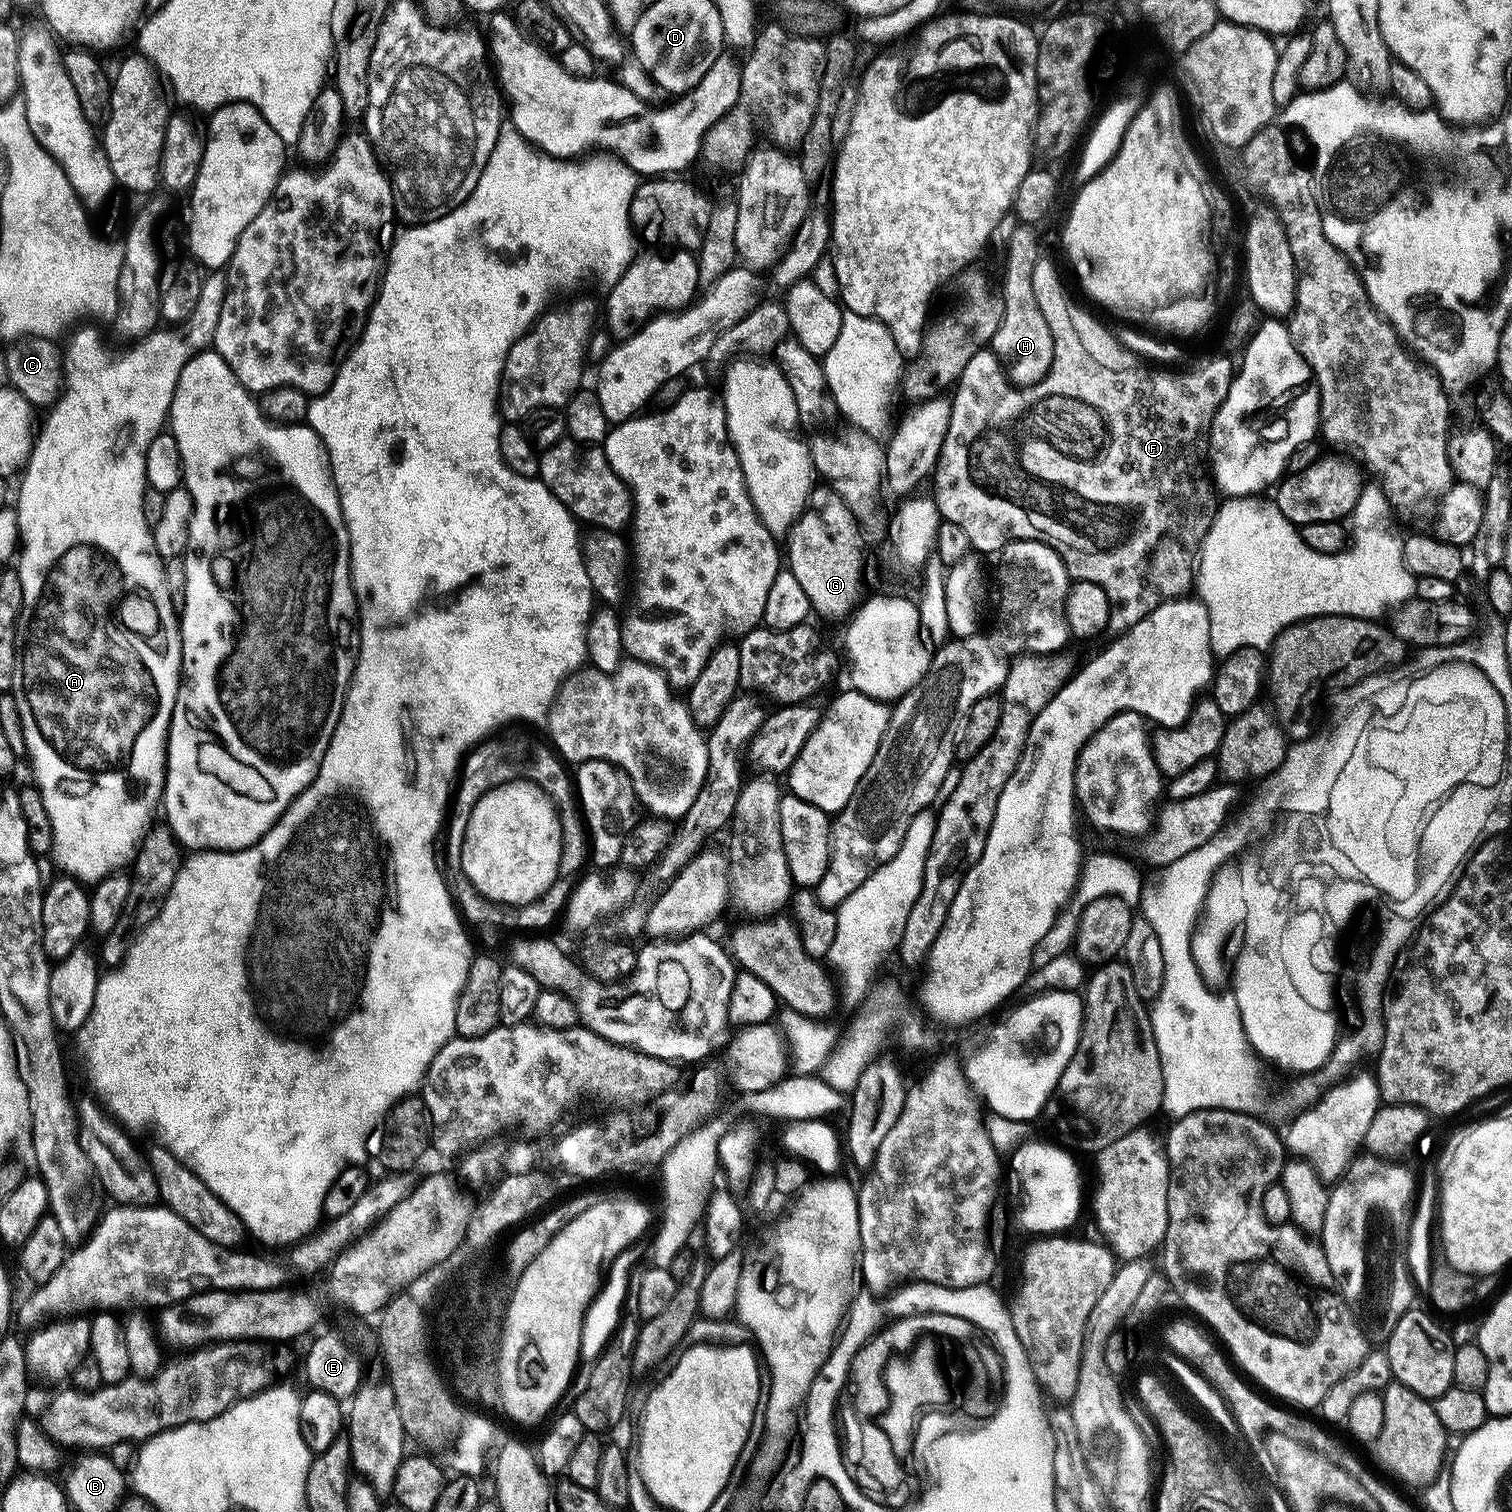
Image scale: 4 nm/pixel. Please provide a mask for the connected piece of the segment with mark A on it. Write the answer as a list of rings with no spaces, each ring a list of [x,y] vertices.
[[[77,327],[71,333],[72,337],[68,340],[68,345],[62,348],[62,371],[63,388],[51,407],[47,409],[48,417],[44,420],[44,425],[39,425],[38,431],[34,436],[32,445],[32,453],[28,455],[28,462],[22,469],[20,480],[20,493],[16,496],[14,509],[17,512],[17,526],[20,528],[18,559],[20,565],[18,571],[20,581],[22,582],[22,598],[24,599],[24,615],[20,622],[20,630],[18,633],[18,670],[16,671],[16,687],[14,695],[16,697],[16,705],[18,706],[18,714],[22,718],[22,734],[24,735],[24,747],[26,749],[27,759],[32,759],[32,772],[36,775],[34,780],[35,787],[39,788],[42,794],[42,802],[46,802],[46,814],[50,814],[50,826],[54,826],[54,846],[52,847],[51,859],[56,859],[56,864],[61,869],[61,873],[67,874],[88,886],[94,886],[104,876],[110,876],[112,873],[123,869],[135,857],[137,847],[145,832],[148,831],[153,823],[152,811],[157,811],[158,805],[161,803],[164,794],[164,769],[166,767],[166,745],[168,743],[168,727],[172,721],[172,711],[174,710],[174,702],[176,695],[180,689],[180,663],[182,662],[182,642],[180,641],[180,622],[178,614],[174,610],[174,606],[170,606],[170,590],[166,590],[166,574],[164,573],[166,564],[156,555],[156,547],[154,546],[154,538],[152,537],[152,529],[146,522],[146,514],[142,514],[142,498],[144,497],[144,489],[146,487],[146,462],[144,455],[146,450],[150,450],[150,442],[154,442],[154,438],[159,432],[165,431],[166,425],[170,420],[172,410],[172,399],[176,396],[176,387],[178,386],[178,378],[181,370],[184,369],[184,361],[188,360],[188,348],[190,344],[181,338],[178,334],[172,336],[160,336],[161,334],[149,334],[139,337],[129,346],[125,352],[111,352],[104,345],[104,336],[96,328],[80,328]]]

